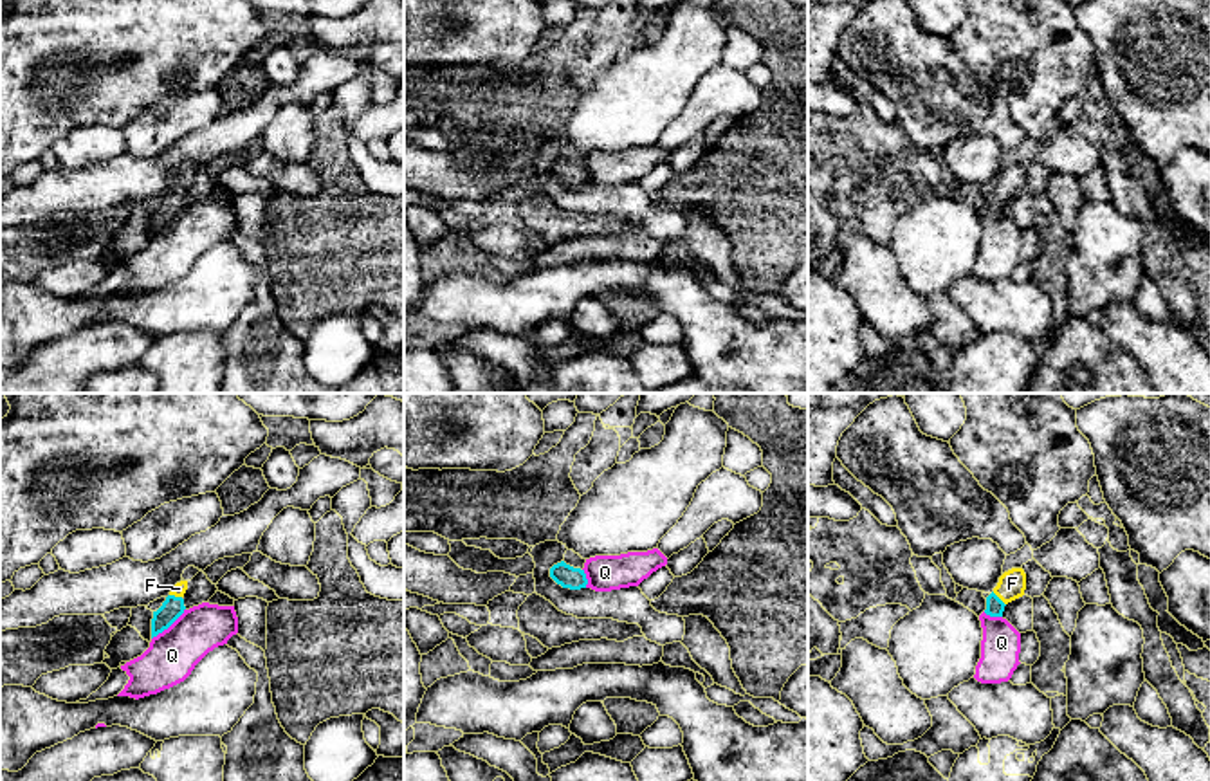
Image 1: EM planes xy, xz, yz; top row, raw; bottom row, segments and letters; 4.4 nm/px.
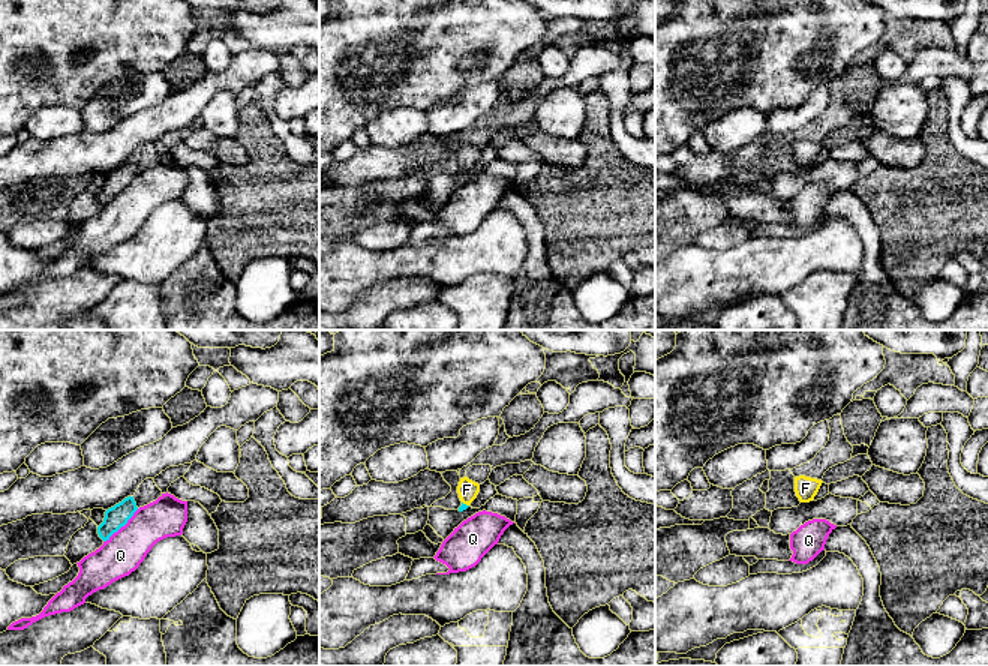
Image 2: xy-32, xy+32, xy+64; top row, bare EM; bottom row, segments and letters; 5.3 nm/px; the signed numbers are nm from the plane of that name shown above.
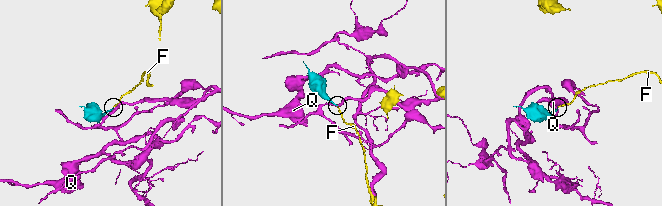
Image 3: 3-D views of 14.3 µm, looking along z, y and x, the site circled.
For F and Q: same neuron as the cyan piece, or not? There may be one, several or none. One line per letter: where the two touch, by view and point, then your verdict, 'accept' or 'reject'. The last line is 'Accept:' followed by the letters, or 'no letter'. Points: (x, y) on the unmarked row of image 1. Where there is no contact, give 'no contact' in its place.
F: yz (999, 195) | accept
Q: xy (168, 222) | reject
Accept: F

